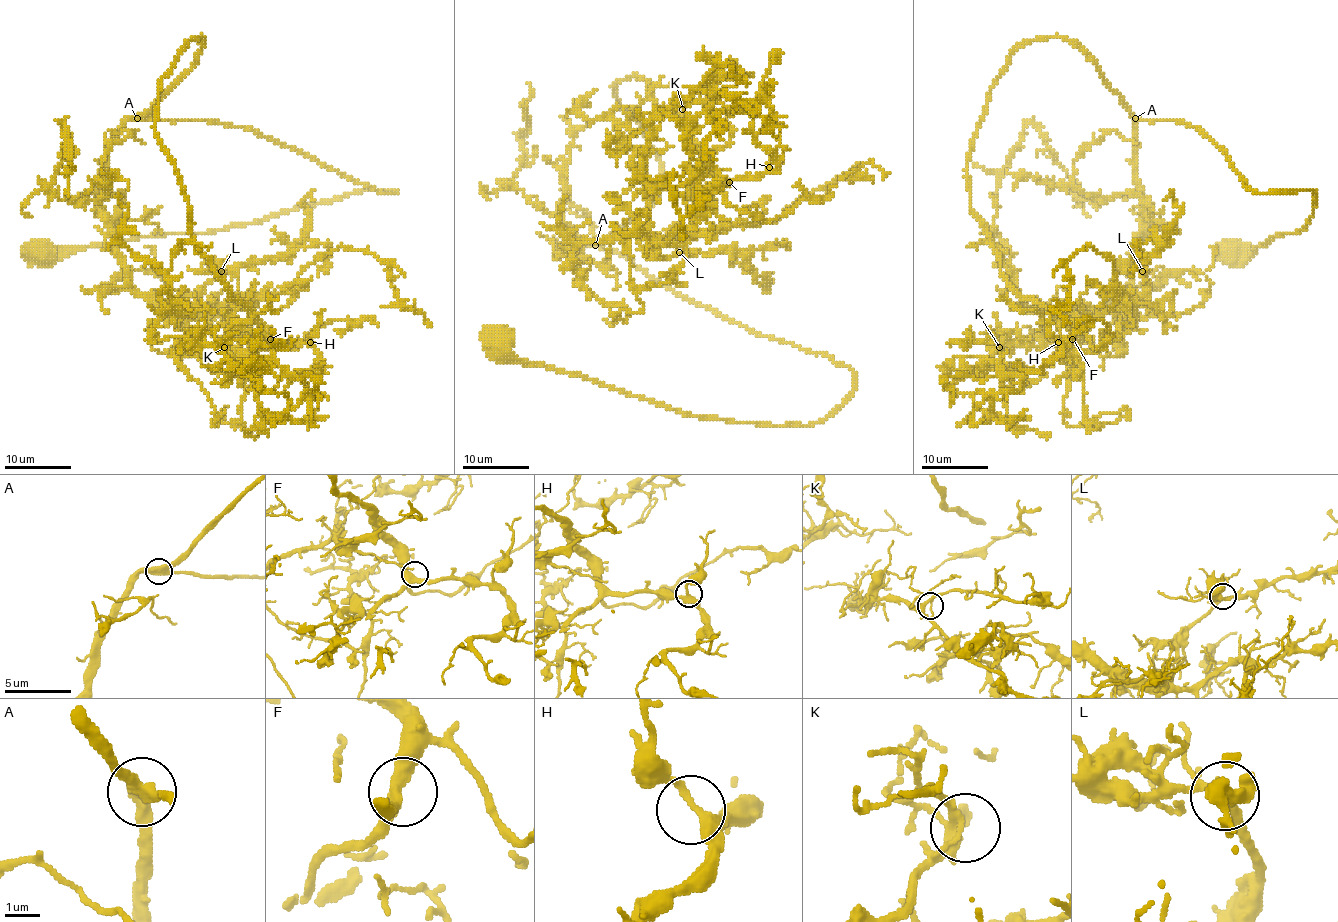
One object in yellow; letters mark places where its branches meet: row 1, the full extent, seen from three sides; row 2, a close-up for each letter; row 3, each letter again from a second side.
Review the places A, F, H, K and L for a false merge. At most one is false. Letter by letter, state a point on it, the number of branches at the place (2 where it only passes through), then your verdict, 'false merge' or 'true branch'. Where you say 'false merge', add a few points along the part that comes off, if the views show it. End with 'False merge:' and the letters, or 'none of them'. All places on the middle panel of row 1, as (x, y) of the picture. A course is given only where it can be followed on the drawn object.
A: (595, 245) | 3 | true branch
F: (729, 182) | 3 | true branch
H: (769, 167) | 3 | true branch
K: (682, 109) | 3 | true branch
L: (679, 252) | 3 | true branch
False merge: none of them

